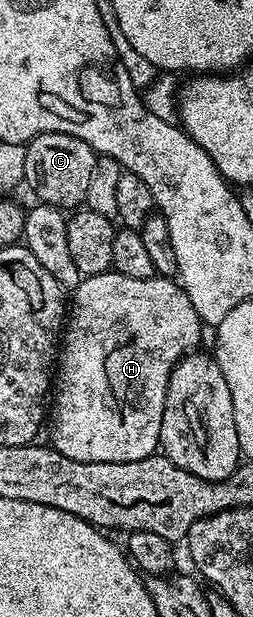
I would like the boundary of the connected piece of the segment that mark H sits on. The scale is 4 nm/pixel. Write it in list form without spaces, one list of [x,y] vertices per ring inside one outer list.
[[[112,269],[100,275],[88,275],[80,278],[79,286],[74,288],[73,295],[75,295],[75,300],[72,303],[70,300],[69,303],[69,318],[65,323],[61,350],[57,355],[57,386],[53,391],[53,403],[55,399],[55,441],[53,441],[53,447],[65,457],[79,462],[131,462],[148,458],[150,455],[156,454],[159,447],[161,417],[165,409],[167,383],[171,379],[171,373],[184,356],[198,348],[195,346],[198,345],[199,338],[203,335],[204,324],[201,322],[199,314],[193,309],[193,305],[184,293],[182,286],[171,277],[138,279],[137,277],[125,277]]]

